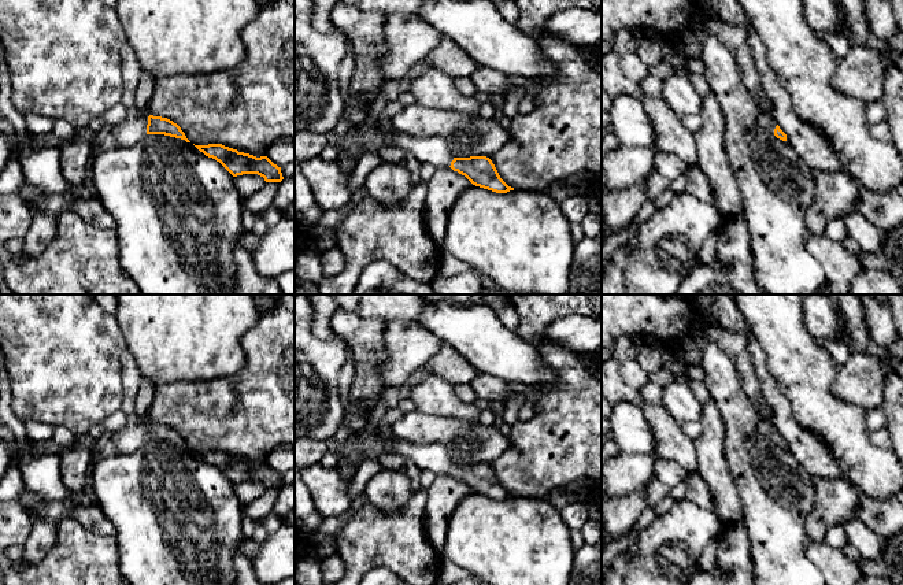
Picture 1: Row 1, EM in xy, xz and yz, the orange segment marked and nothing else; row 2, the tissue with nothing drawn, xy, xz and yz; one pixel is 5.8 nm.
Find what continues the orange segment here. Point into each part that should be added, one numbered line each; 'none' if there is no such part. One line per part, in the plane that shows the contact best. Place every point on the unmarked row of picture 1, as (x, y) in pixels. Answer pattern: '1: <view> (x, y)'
1: xy (129, 439)

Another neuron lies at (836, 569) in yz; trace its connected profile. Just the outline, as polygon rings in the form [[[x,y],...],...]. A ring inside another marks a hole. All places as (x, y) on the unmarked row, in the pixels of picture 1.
[[[810,540],[806,556],[821,571],[825,585],[856,585],[862,574],[858,564],[825,540]]]

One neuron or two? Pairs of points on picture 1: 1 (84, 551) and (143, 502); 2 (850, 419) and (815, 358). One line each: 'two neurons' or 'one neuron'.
1: two neurons
2: one neuron

